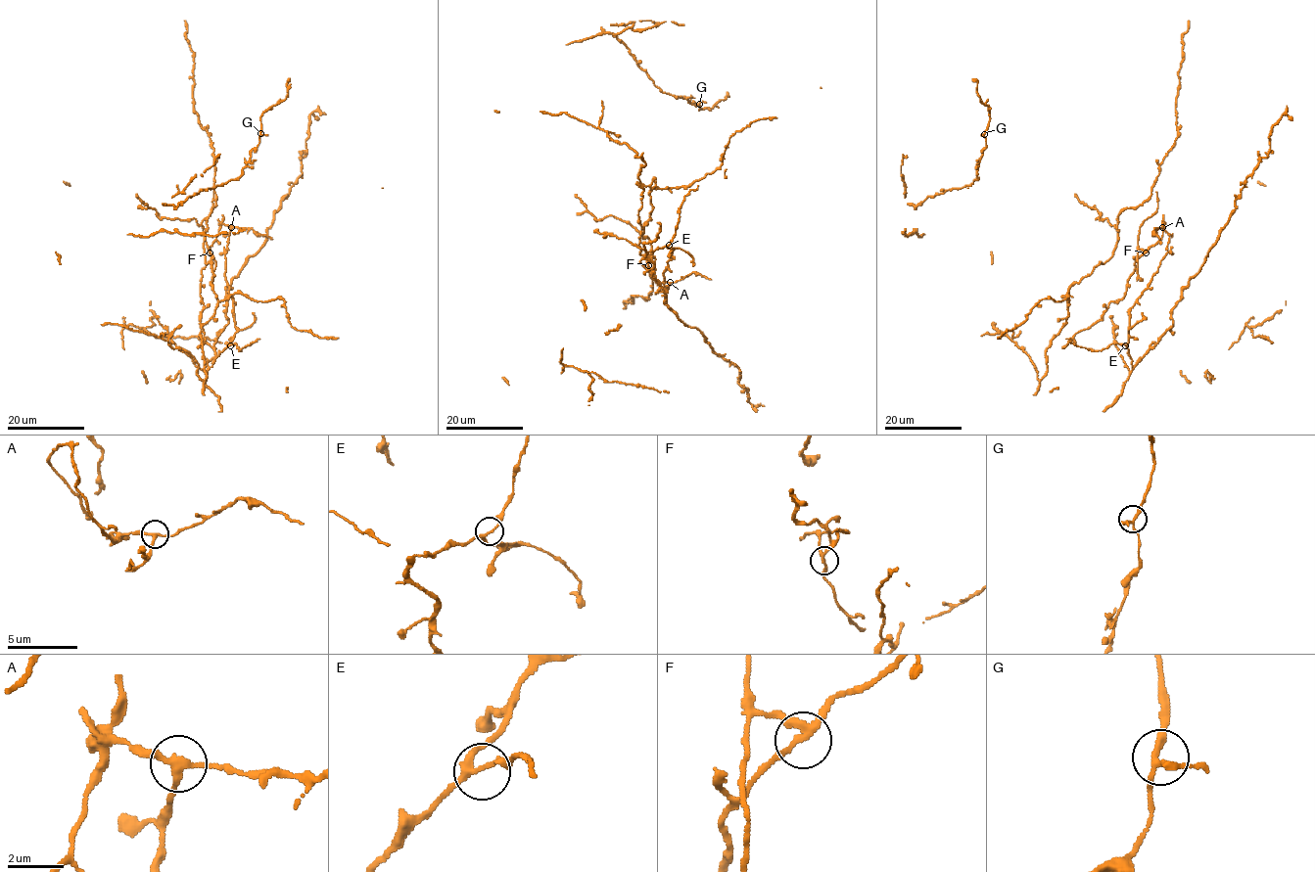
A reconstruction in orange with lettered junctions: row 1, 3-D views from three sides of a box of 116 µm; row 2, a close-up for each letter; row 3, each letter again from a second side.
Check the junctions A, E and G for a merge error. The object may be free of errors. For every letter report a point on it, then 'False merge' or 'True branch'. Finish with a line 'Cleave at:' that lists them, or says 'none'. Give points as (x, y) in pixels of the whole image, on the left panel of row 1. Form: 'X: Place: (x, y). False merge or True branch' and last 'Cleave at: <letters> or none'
A: Place: (231, 227). False merge
E: Place: (230, 345). True branch
G: Place: (260, 133). True branch
Cleave at: A

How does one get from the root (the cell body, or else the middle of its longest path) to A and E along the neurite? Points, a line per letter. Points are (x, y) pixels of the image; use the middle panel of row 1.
A: (654, 271), (651, 277), (640, 260), (643, 257), (647, 259), (648, 271), (656, 282), (670, 282)
E: (654, 271), (651, 277), (640, 260), (668, 289), (669, 245)

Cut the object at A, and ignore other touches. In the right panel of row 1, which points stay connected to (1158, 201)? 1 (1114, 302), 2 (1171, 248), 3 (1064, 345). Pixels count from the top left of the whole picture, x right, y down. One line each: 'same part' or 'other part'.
1: same part
2: other part
3: same part

